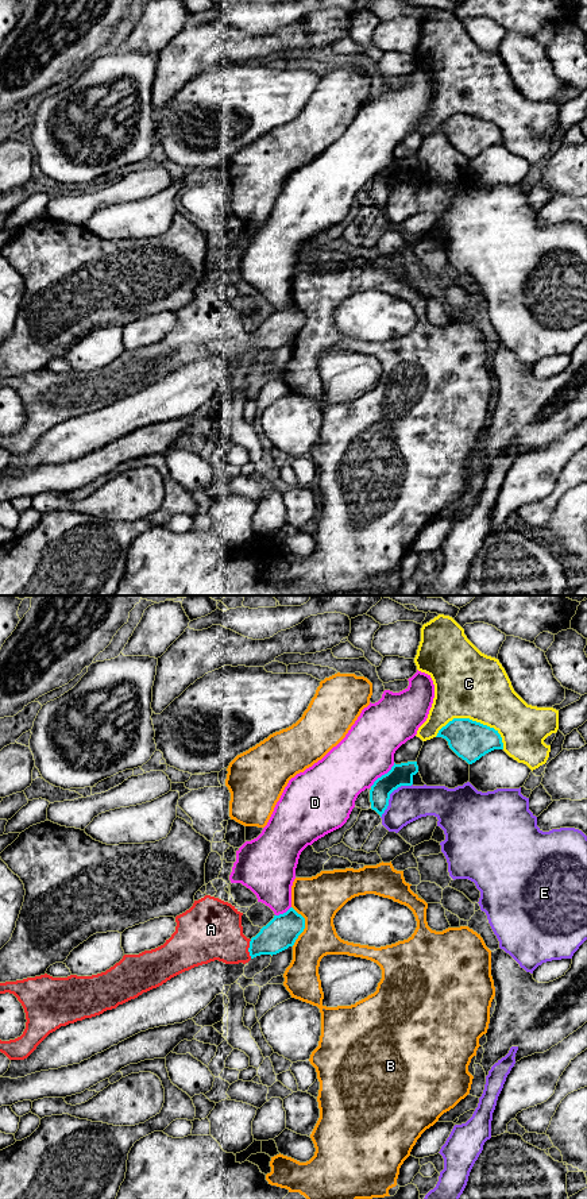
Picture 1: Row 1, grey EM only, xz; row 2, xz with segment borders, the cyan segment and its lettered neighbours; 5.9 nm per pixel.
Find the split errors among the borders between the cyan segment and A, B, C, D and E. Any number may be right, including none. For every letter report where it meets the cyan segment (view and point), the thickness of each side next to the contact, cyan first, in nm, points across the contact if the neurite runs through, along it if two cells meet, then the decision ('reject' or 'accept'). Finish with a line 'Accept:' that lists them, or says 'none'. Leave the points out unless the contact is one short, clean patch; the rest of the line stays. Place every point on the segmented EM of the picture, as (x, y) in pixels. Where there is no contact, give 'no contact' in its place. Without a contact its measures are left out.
A: meets cyan in xz at (248, 949); 190 nm thick on the cyan side, 360 nm on the other; runs through xz (282, 930), (271, 940), (248, 949), (231, 947), (212, 929); accept
B: meets cyan in xz at (304, 926); 190 nm thick on the cyan side, 280 nm on the other; reject
C: meets cyan in xz at (474, 721); 240 nm thick on the cyan side, 400 nm on the other; reject
D: meets cyan in xz at (382, 775); 130 nm thick on the cyan side, 320 nm on the other; reject
E: meets cyan in xz at (389, 795); 130 nm thick on the cyan side, 220 nm on the other; reject
Accept: A

